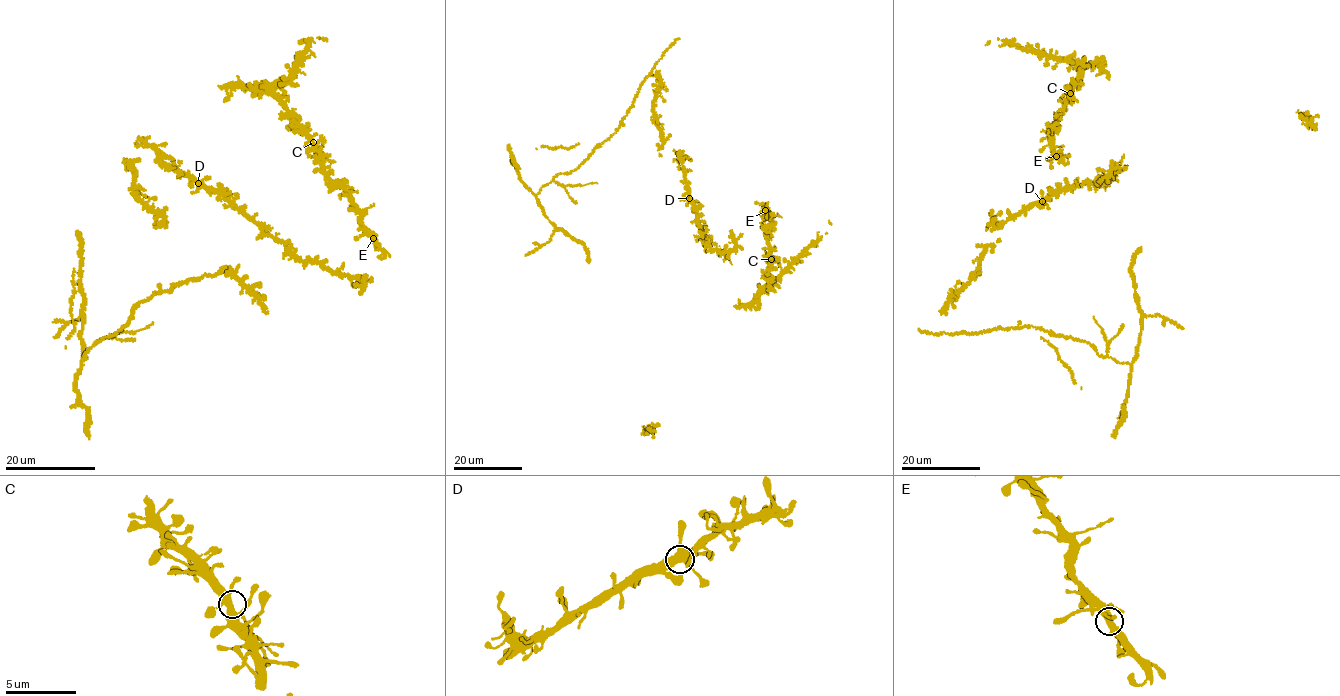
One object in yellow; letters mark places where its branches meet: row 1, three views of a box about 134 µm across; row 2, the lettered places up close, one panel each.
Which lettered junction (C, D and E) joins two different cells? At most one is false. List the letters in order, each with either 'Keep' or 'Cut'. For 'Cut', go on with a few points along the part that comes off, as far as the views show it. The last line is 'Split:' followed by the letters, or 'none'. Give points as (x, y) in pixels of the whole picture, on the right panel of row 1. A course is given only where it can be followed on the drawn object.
C: Keep
D: Keep
E: Keep
Split: none

